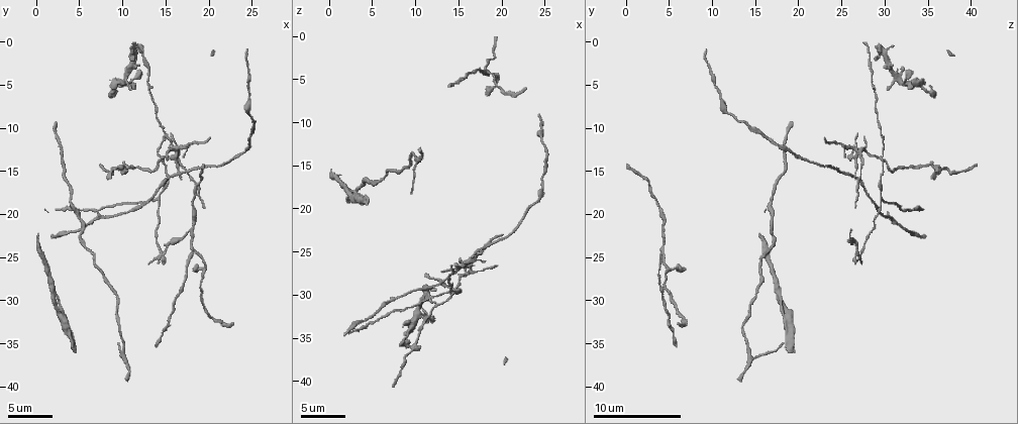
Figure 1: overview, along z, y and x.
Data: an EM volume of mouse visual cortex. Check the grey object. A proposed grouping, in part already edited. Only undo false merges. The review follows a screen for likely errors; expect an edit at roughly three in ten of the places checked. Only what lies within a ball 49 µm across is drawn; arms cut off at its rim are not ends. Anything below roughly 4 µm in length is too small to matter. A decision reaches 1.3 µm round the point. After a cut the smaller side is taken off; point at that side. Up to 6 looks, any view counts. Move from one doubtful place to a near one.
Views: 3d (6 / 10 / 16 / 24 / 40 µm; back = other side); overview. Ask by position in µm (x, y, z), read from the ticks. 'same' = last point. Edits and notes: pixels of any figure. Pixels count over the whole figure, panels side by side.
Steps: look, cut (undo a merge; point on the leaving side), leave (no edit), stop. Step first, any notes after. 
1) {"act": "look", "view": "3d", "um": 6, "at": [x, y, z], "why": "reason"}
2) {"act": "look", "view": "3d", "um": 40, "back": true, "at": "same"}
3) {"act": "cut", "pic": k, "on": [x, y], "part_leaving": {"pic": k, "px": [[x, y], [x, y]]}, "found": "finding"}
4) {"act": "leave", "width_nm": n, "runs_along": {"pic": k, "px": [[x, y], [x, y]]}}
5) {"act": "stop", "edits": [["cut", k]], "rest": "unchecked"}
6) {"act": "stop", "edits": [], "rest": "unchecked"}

{"act": "look", "view": "3d", "um": 10, "at": [18.2, 19.0, 4.0], "why": "thick turns thin"}

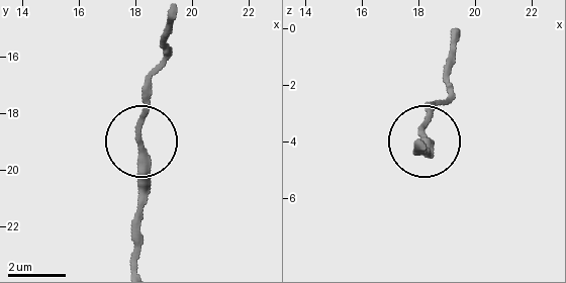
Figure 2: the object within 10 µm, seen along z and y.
{"act": "look", "view": "3d", "um": 10, "back": true, "at": [18.2, 19.0, 3.7], "why": "from behind"}

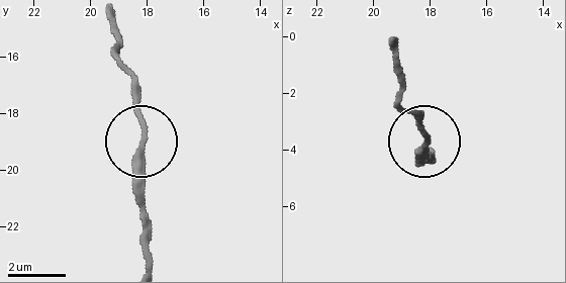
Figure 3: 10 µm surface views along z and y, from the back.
{"act": "leave", "found": "all the same cell"}

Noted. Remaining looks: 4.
{"act": "look", "view": "3d", "um": 10, "at": [18.4, 24.4, 4.2], "why": "arms part here"}

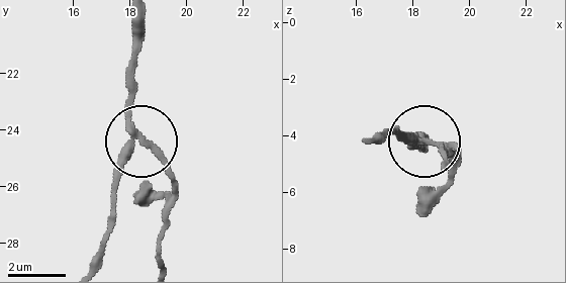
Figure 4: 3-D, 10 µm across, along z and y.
{"act": "cut", "pic": 4, "on": [166, 166], "arms": 3, "found": "a second cell is stuck on"}

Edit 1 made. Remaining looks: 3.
{"act": "look", "view": "overview"}

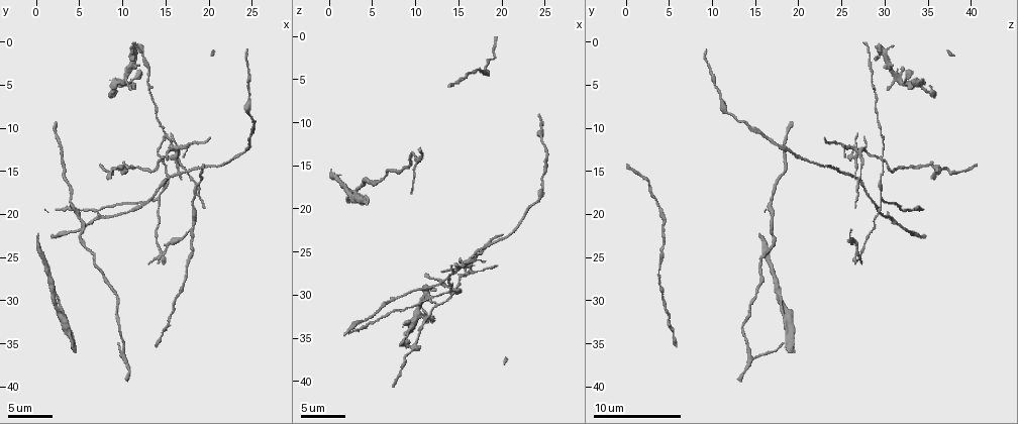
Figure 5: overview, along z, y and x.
{"act": "look", "view": "3d", "um": 10, "at": [14.0, 18.2, 29.4], "why": "three arms meet"}

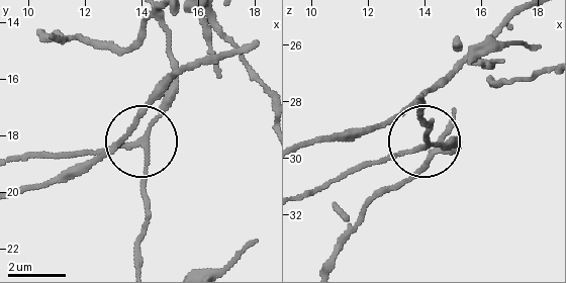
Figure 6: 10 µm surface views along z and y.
{"act": "cut", "pic": 6, "on": [381, 162], "part_leaving": {"pic": 6, "px": [[416, 150], [347, 169], [303, 193]]}, "found": "two cells meet here"}

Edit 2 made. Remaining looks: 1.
{"act": "stop", "edits": [["cut", 4], ["cut", 6]], "rest": "unchecked"}

